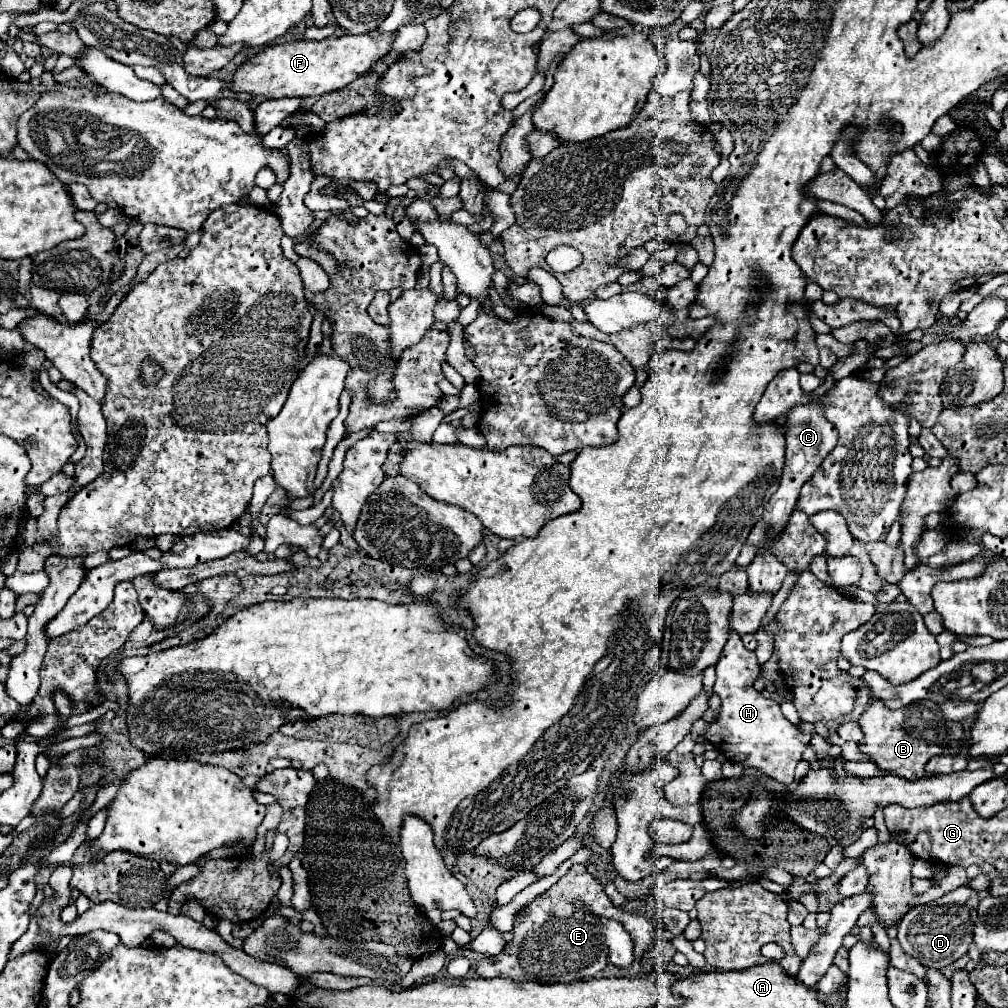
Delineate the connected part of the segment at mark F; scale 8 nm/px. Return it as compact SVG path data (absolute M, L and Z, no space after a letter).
M359 33L359 35L333 35L321 41L293 41L293 43L281 43L271 45L257 53L253 59L245 61L233 75L233 91L245 91L253 97L267 97L267 99L281 99L281 97L321 97L323 93L331 93L337 89L343 89L345 85L353 83L357 77L365 75L377 61L381 61L393 47L395 33Z

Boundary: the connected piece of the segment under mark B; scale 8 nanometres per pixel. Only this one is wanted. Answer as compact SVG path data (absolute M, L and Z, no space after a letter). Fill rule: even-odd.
M875 699L859 719L865 737L859 741L859 751L873 757L873 761L885 769L901 775L909 781L923 777L925 765L933 755L953 755L961 747L961 723L947 721L933 701L919 701L903 709L889 709L883 701Z

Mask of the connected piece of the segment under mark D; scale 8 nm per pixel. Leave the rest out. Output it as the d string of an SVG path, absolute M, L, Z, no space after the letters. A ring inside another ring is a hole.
M961 885L959 889L945 893L937 901L917 905L899 921L897 939L899 943L903 943L903 949L911 953L911 957L919 959L923 967L935 967L935 969L949 967L959 957L963 957L973 943L973 927L977 919L979 901L981 901L979 891Z

